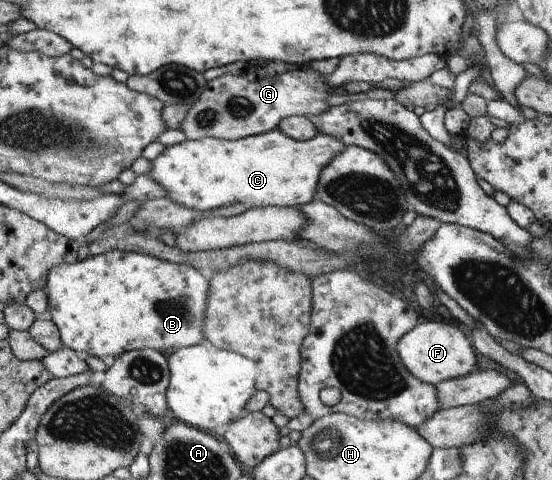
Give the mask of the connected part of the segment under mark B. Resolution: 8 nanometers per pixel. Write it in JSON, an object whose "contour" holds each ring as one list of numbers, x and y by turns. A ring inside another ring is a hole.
{"contour":[[113,250,75,263,60,263,48,271,46,295,52,323,58,327,65,348,79,355,120,357,122,353,154,349,168,357,172,351,205,342,202,335,208,301,208,279,190,264,174,264,152,255]]}

